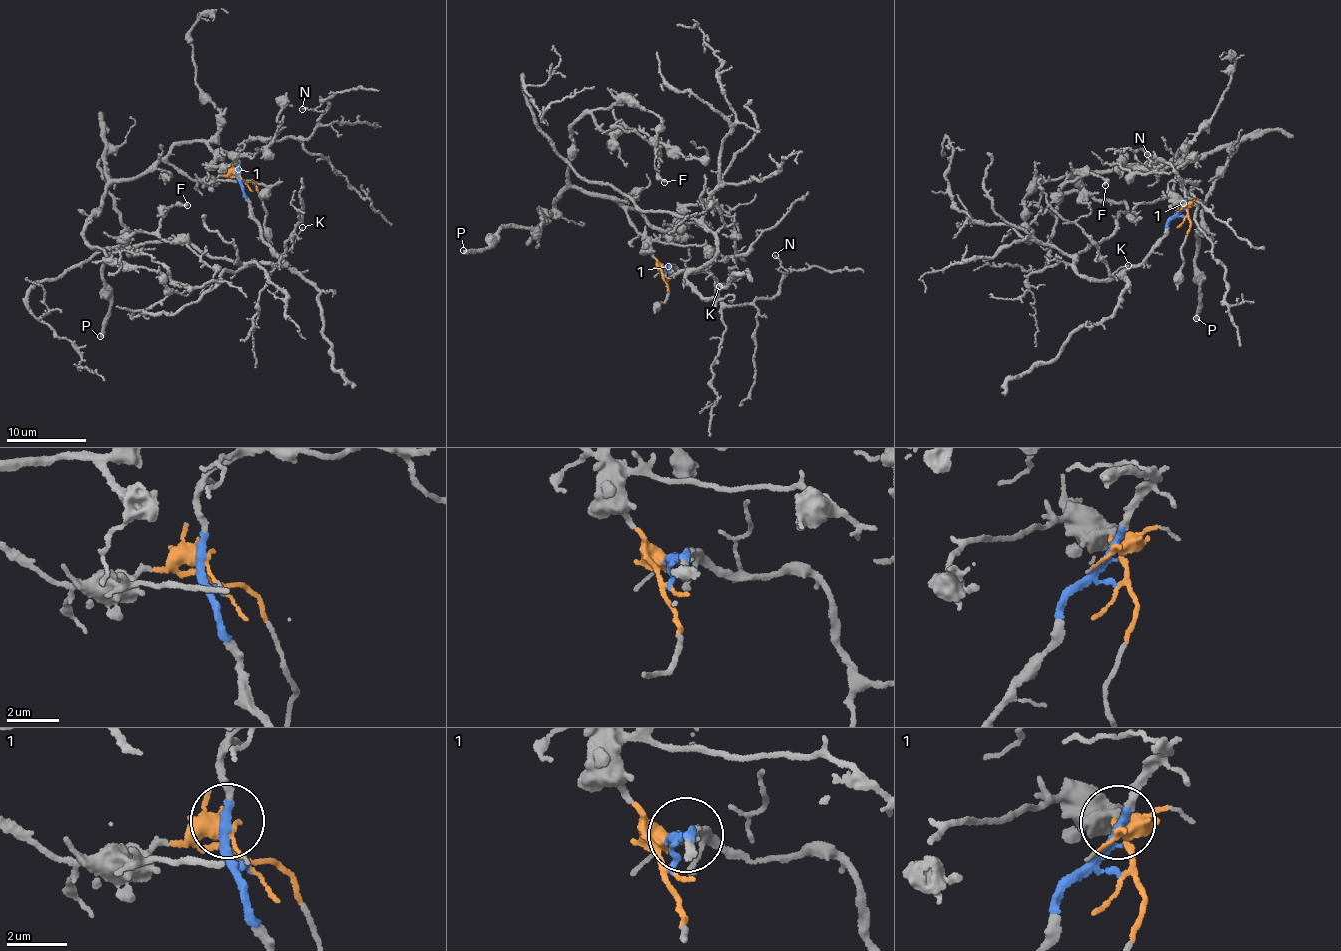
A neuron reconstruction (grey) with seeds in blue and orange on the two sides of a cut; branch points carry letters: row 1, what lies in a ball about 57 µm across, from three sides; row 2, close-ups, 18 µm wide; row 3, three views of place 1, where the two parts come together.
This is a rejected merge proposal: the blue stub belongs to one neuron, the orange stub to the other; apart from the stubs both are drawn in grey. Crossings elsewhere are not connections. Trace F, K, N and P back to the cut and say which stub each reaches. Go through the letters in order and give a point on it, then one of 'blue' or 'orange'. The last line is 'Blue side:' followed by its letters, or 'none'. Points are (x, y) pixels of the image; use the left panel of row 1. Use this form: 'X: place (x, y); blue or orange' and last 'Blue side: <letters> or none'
F: place (187, 205); orange
K: place (302, 227); blue
N: place (302, 109); blue
P: place (100, 336); orange
Blue side: K, N

